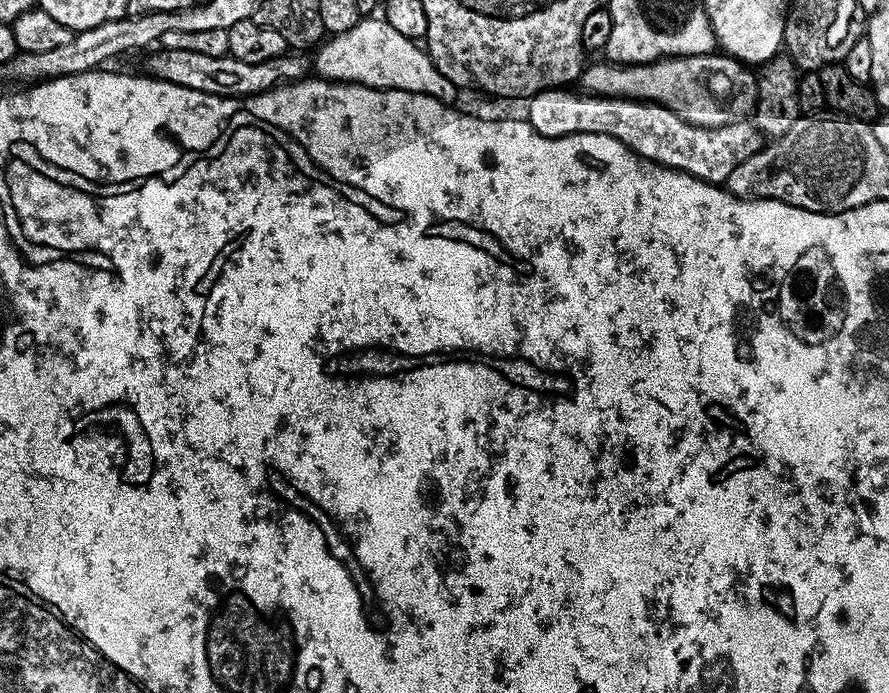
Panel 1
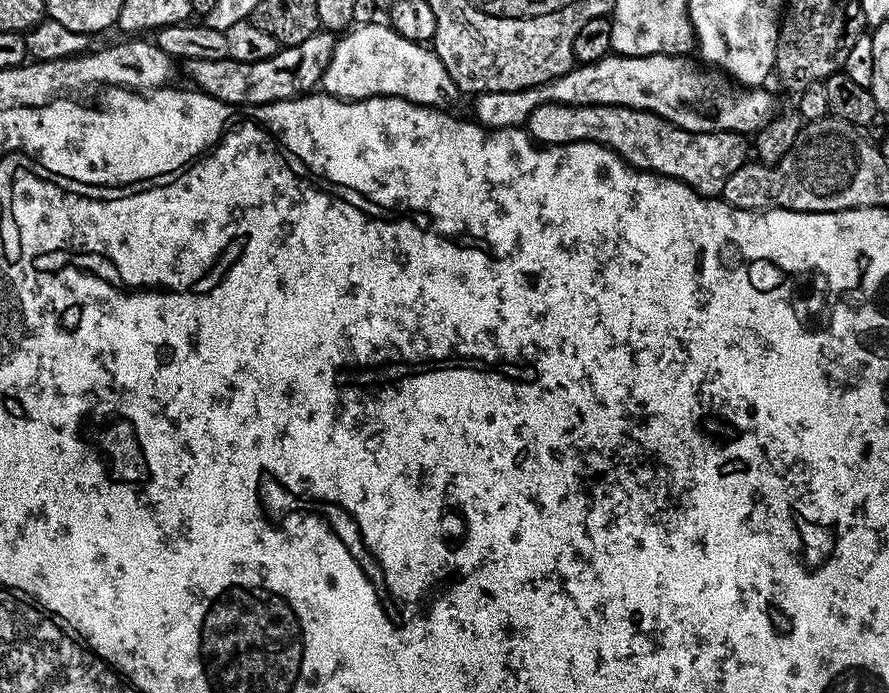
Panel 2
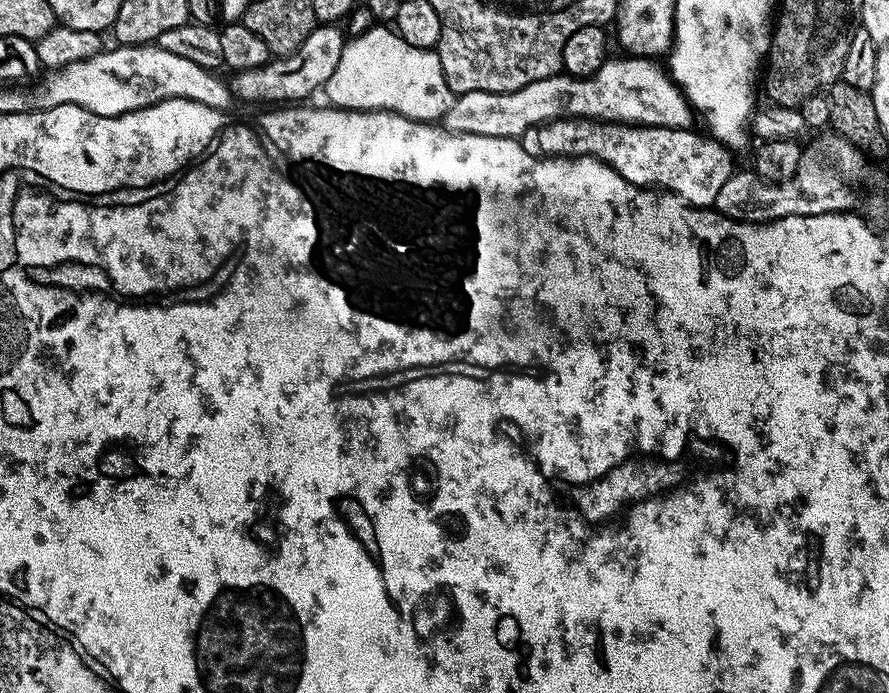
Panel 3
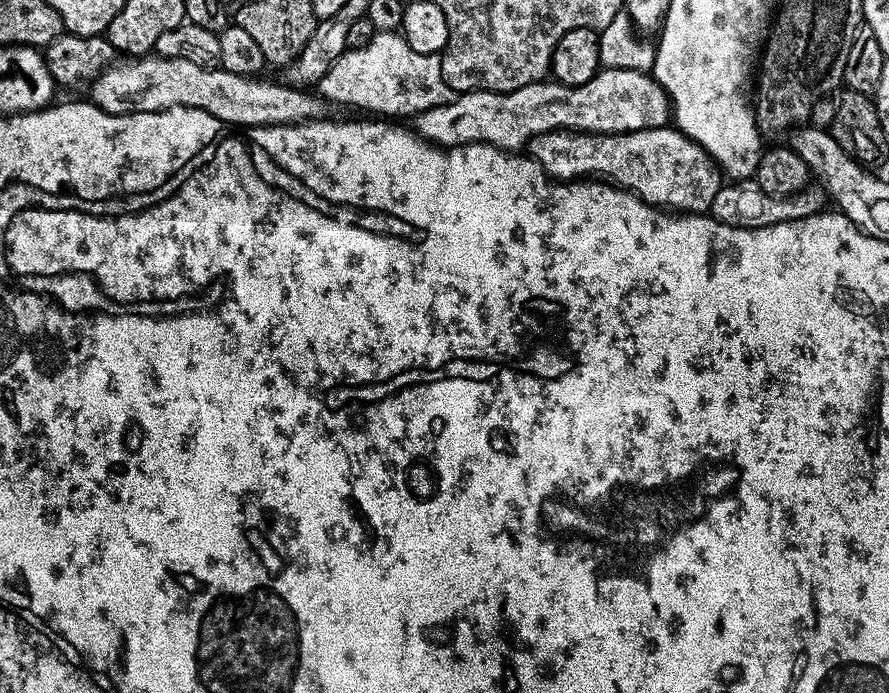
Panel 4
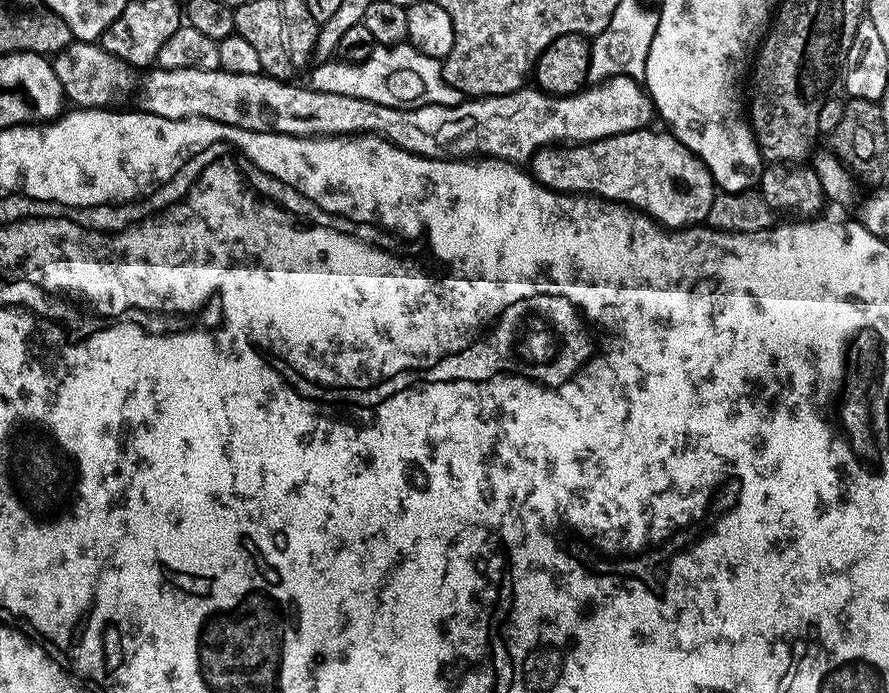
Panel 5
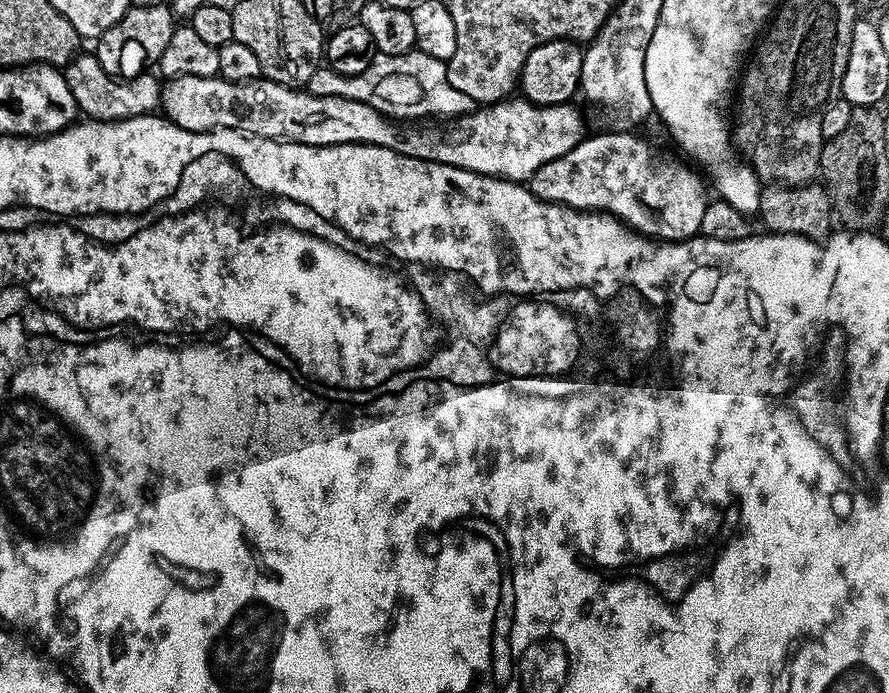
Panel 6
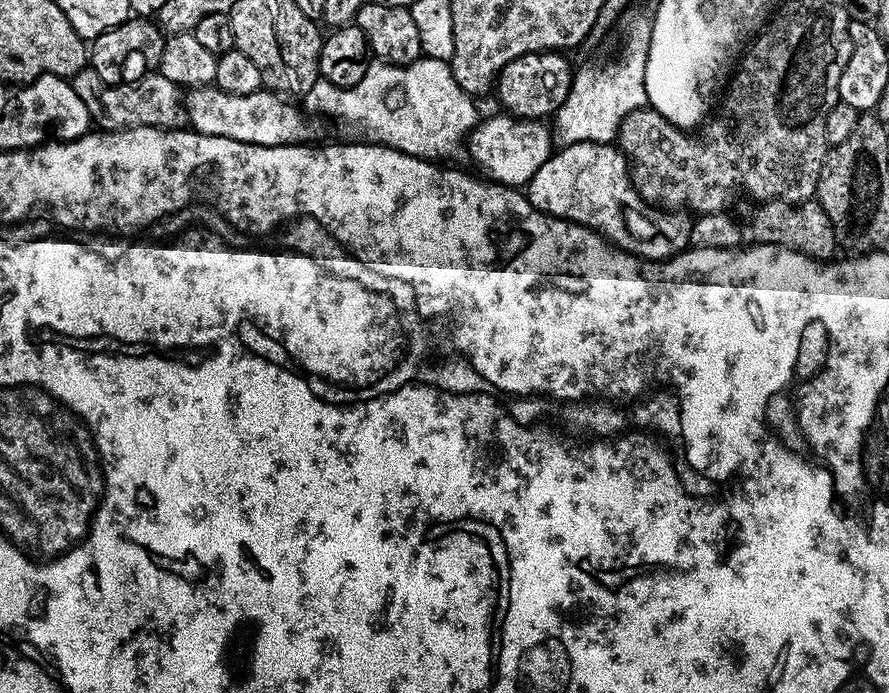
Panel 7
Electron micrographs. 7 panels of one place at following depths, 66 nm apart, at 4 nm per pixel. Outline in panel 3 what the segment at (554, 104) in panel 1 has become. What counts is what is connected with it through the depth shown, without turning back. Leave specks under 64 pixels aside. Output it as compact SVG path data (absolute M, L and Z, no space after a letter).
M552 120L535 129L536 144L544 156L592 156L610 165L626 182L639 188L654 188L674 193L693 208L712 208L718 198L718 190L731 178L734 165L733 153L707 134L699 136L696 130L686 128L645 128L635 124L609 124L603 120Z

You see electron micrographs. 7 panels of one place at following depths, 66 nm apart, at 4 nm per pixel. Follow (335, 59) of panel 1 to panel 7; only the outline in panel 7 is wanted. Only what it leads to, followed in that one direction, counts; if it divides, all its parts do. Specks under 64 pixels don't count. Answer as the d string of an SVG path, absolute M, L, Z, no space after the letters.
M421 58L414 61L412 64L385 64L383 62L369 63L366 74L362 74L362 82L358 82L358 86L354 86L353 88L336 88L330 82L318 79L314 82L314 86L310 86L310 90L304 92L302 104L309 113L325 112L328 116L341 116L342 119L349 120L352 124L361 124L361 126L372 135L369 137L376 142L400 142L396 140L412 140L408 145L403 145L402 151L405 152L407 156L418 156L421 158L440 158L436 156L450 155L460 143L461 147L461 145L469 139L472 129L475 128L478 123L478 115L476 116L477 101L469 96L467 92L464 92L462 86L458 86L458 82L454 78L451 67L449 67L443 60L430 60L427 58Z

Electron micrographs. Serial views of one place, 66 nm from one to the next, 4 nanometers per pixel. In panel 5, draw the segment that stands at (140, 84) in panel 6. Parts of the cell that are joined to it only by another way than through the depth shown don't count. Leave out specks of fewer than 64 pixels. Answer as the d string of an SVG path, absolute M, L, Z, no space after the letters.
M76 40L65 46L51 57L54 74L58 74L58 82L62 82L64 99L77 109L107 109L120 95L128 96L137 91L138 76L129 65L124 64L116 56L111 56L99 43L87 40Z

